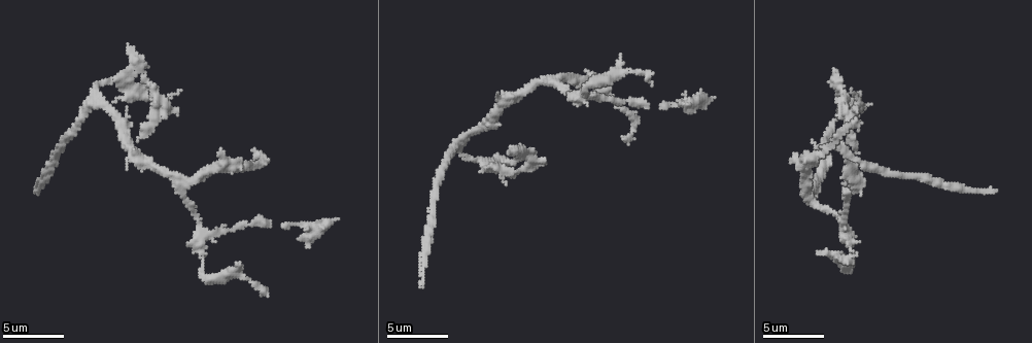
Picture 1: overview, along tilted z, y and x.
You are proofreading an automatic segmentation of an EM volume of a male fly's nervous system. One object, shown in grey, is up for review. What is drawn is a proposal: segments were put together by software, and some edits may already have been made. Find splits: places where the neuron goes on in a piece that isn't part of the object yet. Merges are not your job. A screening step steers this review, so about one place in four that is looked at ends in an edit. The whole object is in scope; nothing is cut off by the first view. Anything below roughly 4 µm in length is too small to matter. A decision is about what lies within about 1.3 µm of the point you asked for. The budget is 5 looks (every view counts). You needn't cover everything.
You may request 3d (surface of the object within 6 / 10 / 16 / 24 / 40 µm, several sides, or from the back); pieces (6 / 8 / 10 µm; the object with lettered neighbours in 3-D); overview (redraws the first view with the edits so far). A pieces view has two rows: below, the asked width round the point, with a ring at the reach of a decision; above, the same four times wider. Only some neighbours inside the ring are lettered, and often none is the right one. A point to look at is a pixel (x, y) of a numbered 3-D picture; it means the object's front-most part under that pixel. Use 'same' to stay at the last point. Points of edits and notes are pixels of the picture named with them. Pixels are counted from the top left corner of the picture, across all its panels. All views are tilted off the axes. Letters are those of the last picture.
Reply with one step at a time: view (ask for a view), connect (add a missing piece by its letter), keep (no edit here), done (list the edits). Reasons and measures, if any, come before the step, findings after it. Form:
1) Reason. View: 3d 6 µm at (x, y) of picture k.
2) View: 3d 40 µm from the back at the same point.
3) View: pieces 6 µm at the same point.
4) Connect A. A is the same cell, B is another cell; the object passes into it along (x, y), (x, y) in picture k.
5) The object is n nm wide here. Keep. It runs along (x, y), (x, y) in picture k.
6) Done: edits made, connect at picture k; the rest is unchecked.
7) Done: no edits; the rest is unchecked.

End of a long branch. View: pieces 8 µm at (422, 285) of picture 1.

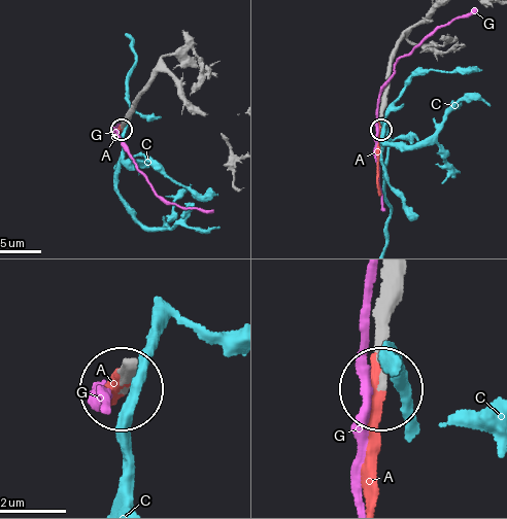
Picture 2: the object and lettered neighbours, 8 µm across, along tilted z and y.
Connect A. A is the same cell, C and G are other cells; the neuron continues.

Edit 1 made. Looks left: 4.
View: overview.

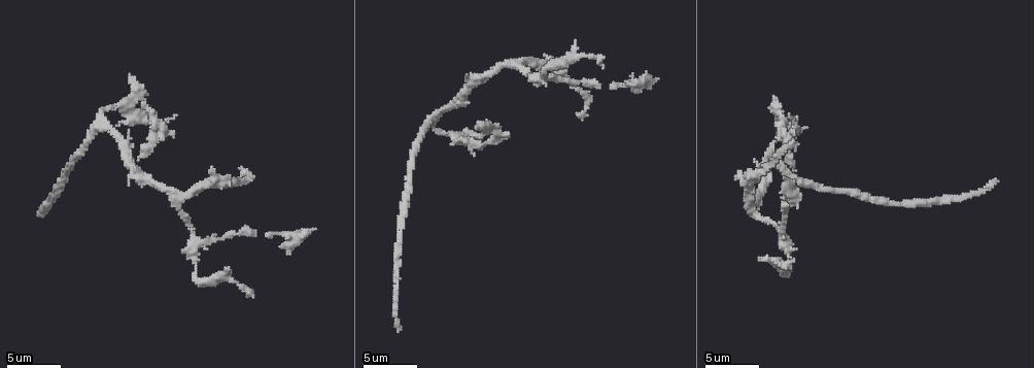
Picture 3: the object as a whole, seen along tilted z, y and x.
Free end. View: 3d 10 µm at (400, 330) of picture 3.

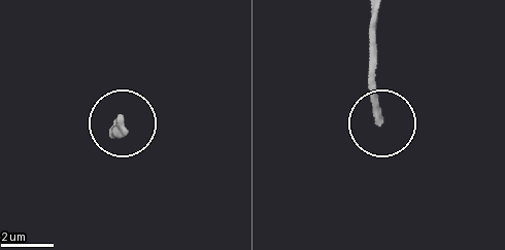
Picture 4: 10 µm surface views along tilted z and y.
What lies round it. View: pieces 10 µm at (377, 122) of picture 4.

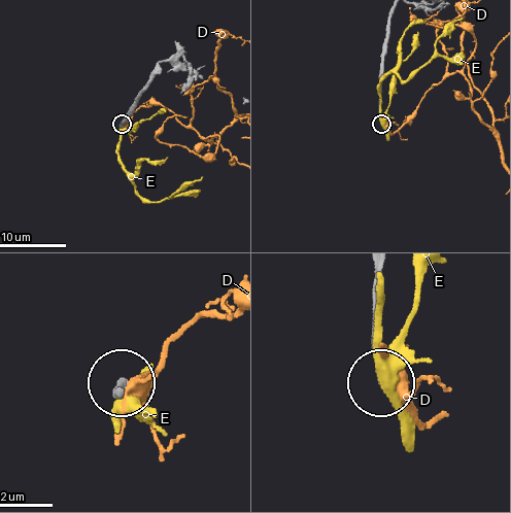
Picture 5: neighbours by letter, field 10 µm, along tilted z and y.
Keep. D and E are other cells; none of them fits.

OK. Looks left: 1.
An open end. View: pieces 10 µm at (257, 158) of picture 1.

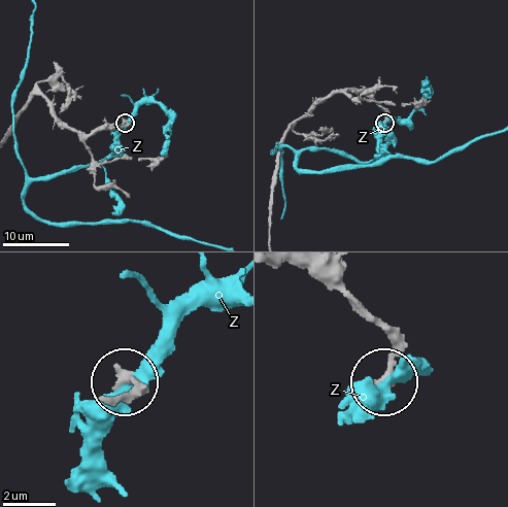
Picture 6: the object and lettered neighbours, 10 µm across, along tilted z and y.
Keep. Z is another cell; no lettered piece goes on from it.

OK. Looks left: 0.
Done: edits made, connect at picture 2; the rest is unchecked.

